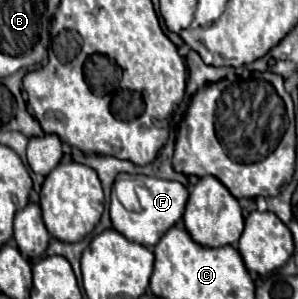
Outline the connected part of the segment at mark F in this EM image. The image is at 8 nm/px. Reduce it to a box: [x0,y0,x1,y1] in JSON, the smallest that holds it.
[110,177,188,249]

